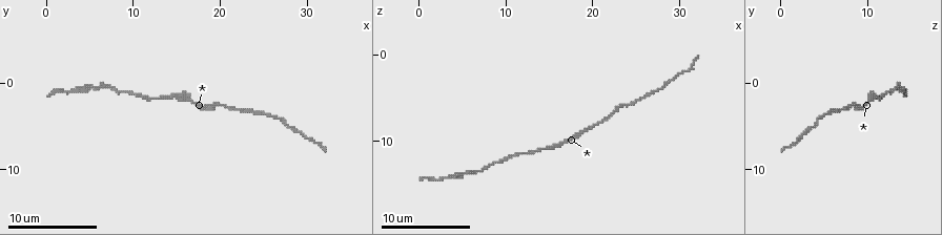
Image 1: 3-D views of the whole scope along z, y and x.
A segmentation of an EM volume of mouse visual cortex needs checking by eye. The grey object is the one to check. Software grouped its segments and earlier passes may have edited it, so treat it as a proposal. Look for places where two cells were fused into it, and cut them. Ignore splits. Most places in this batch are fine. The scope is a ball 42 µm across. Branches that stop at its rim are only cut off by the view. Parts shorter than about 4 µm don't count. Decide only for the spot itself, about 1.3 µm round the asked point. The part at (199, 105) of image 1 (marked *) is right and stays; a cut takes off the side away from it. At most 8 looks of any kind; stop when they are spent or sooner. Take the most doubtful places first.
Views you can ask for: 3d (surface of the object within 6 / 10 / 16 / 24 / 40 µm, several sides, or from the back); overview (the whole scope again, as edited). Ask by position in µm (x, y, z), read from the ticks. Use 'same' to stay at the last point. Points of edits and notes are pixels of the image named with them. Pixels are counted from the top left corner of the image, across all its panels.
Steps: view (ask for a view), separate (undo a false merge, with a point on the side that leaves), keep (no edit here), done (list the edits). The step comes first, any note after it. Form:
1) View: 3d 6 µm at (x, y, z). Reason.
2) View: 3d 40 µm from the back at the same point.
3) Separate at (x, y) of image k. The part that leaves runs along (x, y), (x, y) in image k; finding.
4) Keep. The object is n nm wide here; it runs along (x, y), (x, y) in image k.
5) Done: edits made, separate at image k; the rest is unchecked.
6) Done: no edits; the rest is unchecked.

View: 3d 10 µm at (19.2, 2.6, 8.8). Thick turns thin.

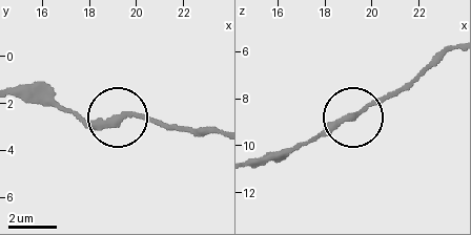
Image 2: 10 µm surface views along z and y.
Keep. The object is 260 nm wide here; all the same cell.

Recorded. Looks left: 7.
View: 3d 10 µm at (14.8, 1.6, 10.8).

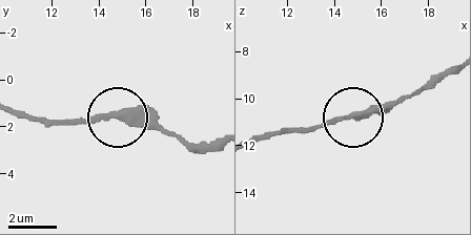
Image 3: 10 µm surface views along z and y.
View: 3d 6 µm at (14.8, 1.4, 10.7).

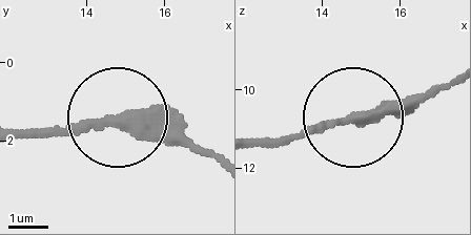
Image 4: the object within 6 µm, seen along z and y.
Keep. It runs along (450, 87), (259, 141) in image 4; continuous, no second cell.

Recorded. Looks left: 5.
View: 3d 16 µm at (8.8, 1.2, 12.2). Narrows sharply.

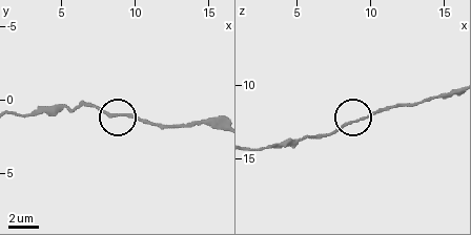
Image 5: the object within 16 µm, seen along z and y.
Keep. It runs along (451, 91), (372, 111), (324, 135) in image 5; all the same cell.

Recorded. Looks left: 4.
View: 3d 6 µm at (24.4, 3.2, 5.6). Calibre changes.

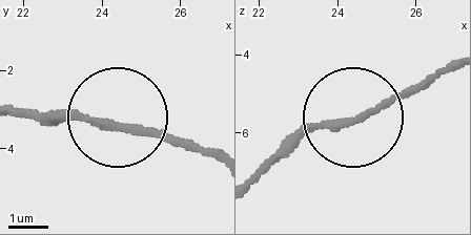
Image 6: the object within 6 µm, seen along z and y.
Keep. It runs along (254, 184), (314, 130), (385, 107), (432, 77) in image 6; one cell here.

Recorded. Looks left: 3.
Done: no edits; the rest is unchecked.

